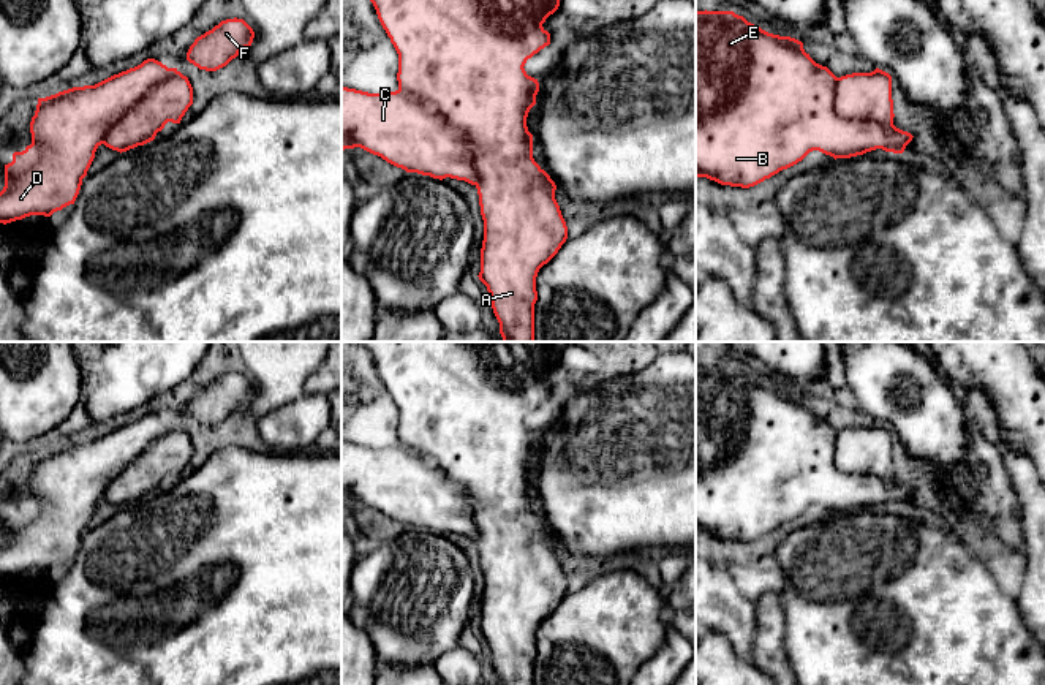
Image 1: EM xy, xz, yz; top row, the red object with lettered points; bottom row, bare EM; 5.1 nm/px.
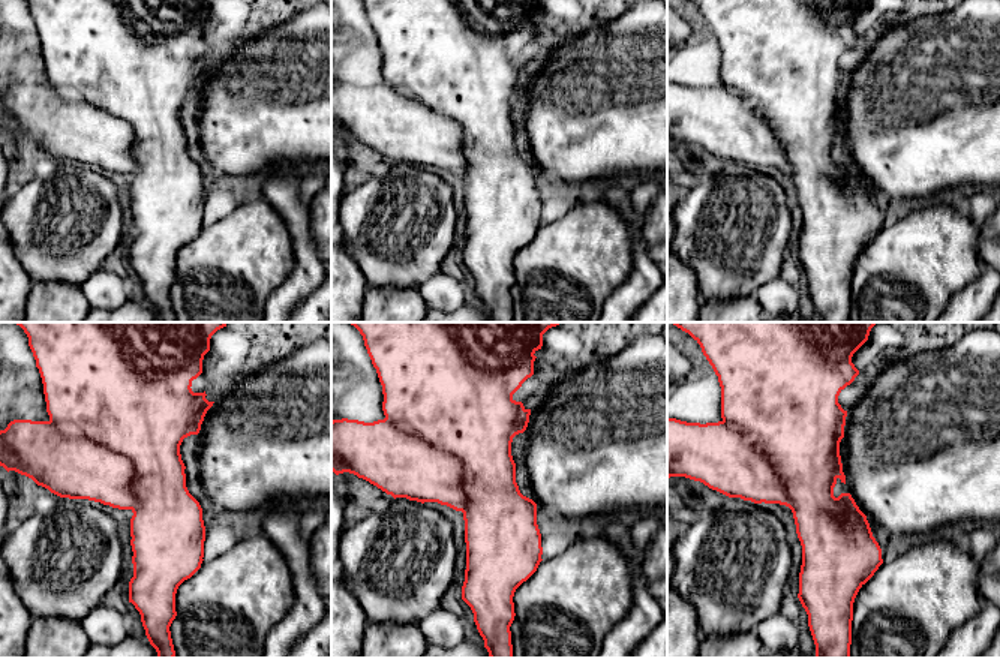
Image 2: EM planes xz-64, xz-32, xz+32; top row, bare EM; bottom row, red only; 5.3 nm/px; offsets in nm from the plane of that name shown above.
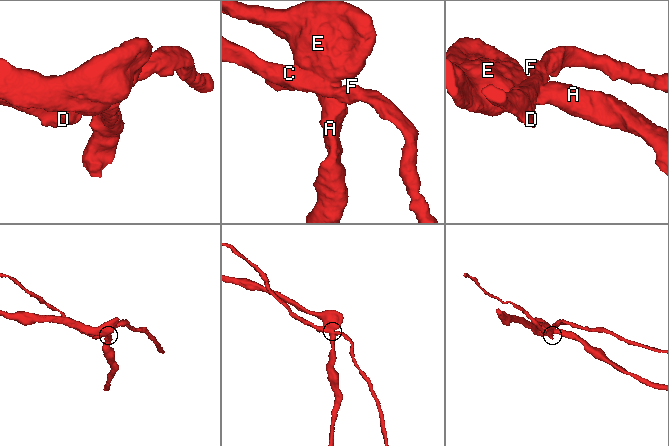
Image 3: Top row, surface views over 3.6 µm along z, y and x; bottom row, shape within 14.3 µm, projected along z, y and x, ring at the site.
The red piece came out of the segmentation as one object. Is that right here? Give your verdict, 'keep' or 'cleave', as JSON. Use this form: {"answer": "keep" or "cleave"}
{"answer": "keep"}

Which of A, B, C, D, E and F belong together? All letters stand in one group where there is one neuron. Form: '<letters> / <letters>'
A B C D E F

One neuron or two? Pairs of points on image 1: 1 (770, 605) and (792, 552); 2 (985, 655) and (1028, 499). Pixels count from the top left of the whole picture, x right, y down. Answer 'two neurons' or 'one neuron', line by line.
1: two neurons
2: two neurons

